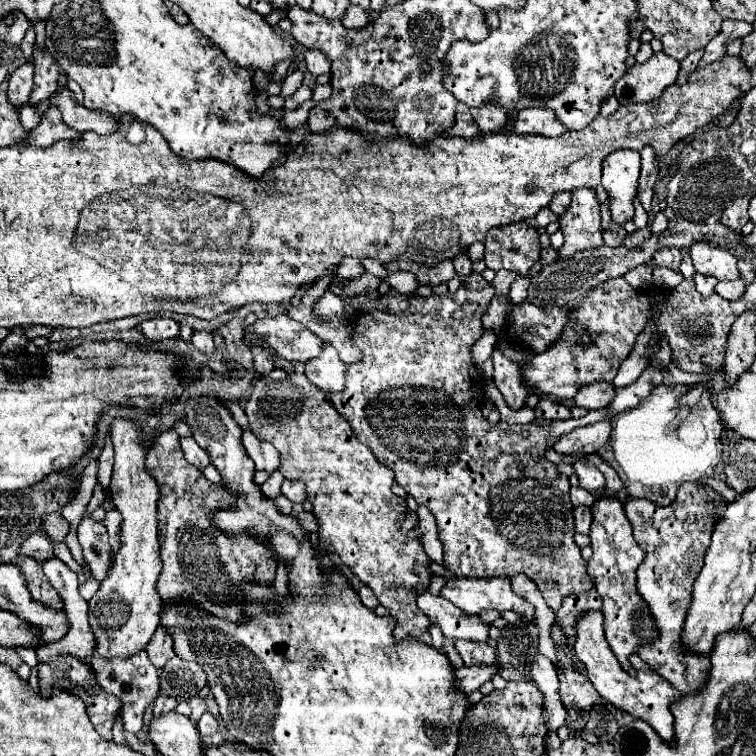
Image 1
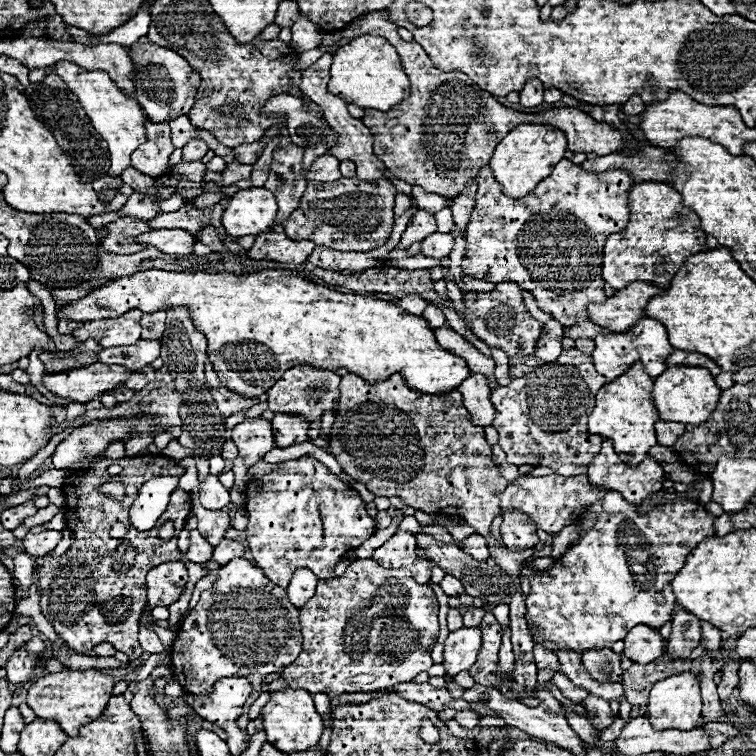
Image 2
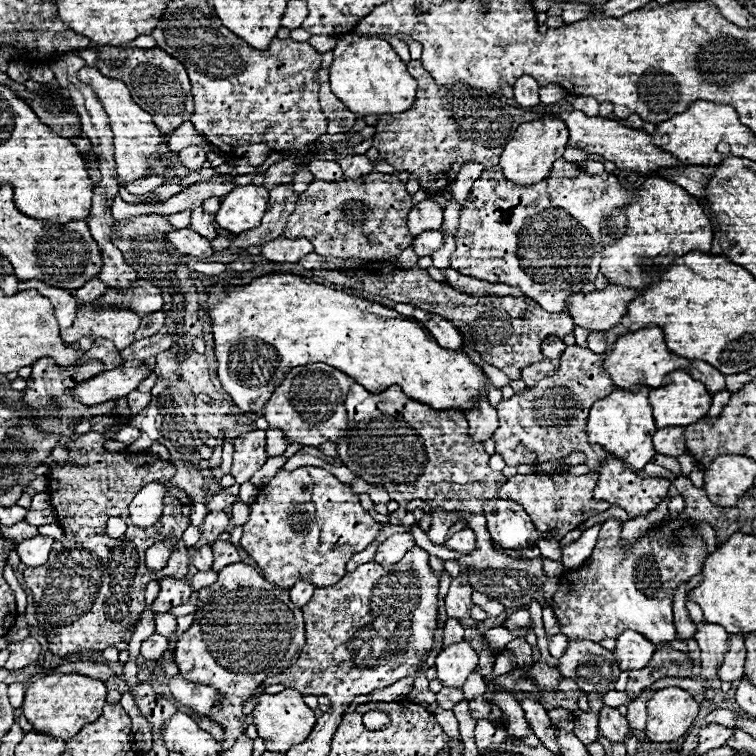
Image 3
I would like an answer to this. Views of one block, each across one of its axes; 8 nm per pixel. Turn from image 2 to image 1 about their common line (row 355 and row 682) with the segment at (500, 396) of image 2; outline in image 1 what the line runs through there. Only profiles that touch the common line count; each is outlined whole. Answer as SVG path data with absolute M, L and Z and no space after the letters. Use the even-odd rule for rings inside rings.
M558 652L558 666L564 670L564 676L560 674L560 696L566 710L590 710L602 700L594 692L594 686L570 668L570 660L564 656L564 652Z

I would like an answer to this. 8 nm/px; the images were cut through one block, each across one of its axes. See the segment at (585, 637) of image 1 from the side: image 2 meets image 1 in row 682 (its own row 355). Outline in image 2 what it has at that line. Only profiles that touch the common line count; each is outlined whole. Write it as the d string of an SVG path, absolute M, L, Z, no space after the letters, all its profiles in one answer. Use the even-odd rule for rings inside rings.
M644 318L644 322L636 322L636 326L628 330L628 334L604 334L604 336L600 334L594 338L594 342L596 342L596 350L592 352L594 366L606 378L620 378L620 374L628 372L630 362L638 360L646 366L646 372L652 378L658 378L666 370L666 358L672 350L666 328L654 318Z

